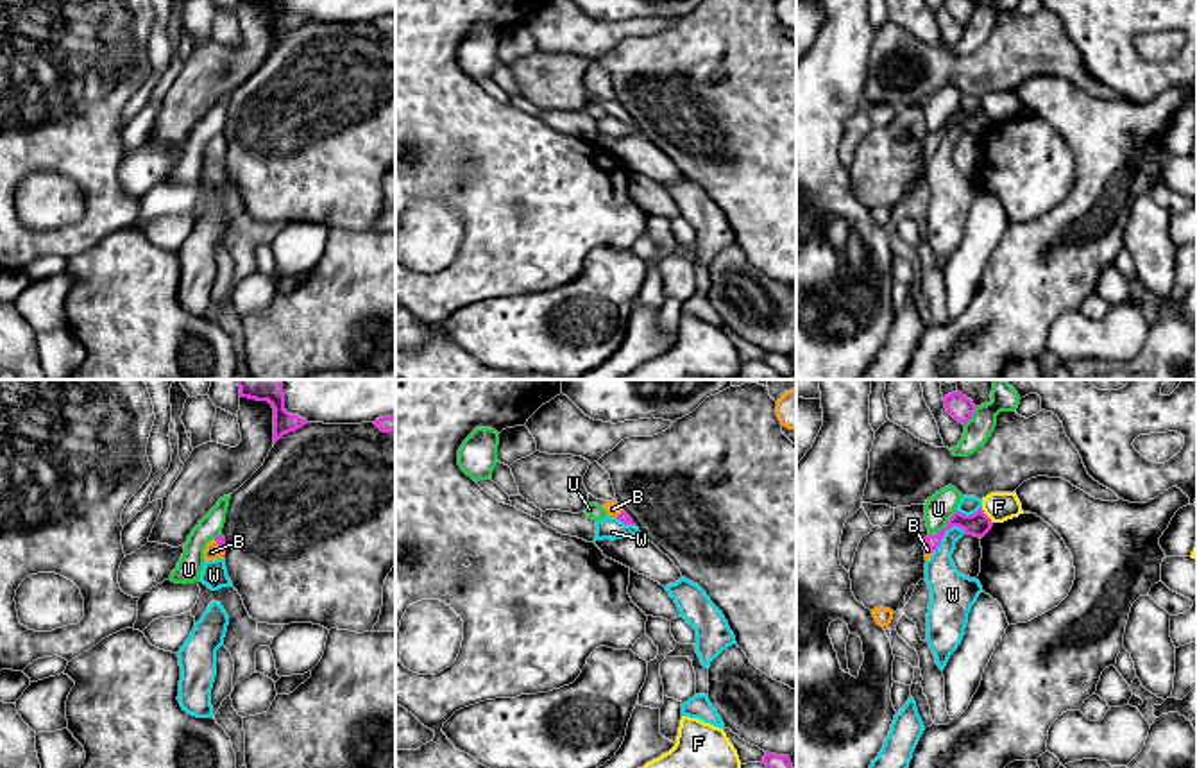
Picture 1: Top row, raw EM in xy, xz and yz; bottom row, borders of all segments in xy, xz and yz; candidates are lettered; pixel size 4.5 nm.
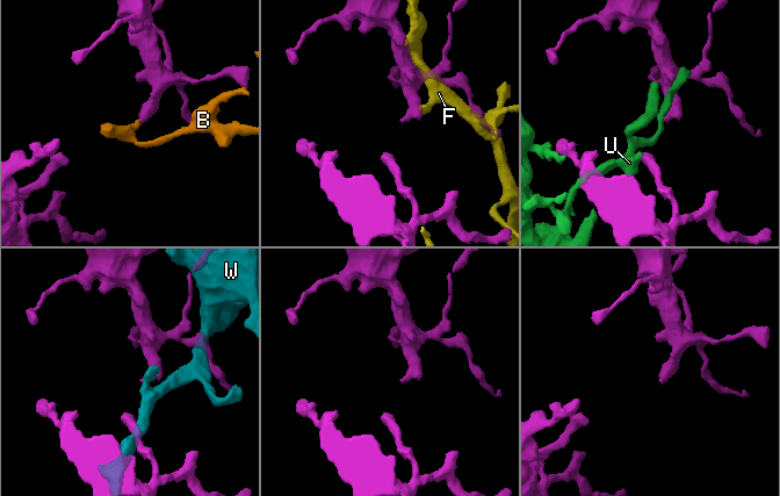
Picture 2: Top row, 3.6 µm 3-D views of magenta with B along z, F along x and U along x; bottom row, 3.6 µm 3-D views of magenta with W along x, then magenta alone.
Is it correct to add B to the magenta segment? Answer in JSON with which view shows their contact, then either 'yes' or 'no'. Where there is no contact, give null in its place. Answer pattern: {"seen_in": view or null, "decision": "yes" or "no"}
{"seen_in": "xy", "decision": "yes"}

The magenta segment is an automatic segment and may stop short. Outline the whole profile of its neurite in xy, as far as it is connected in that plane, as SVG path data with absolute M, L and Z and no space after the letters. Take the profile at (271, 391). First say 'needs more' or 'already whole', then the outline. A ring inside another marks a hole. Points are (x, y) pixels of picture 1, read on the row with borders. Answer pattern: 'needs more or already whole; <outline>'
already whole; M236 380L240 397L268 401L274 408L274 444L286 433L308 424L306 419L284 410L283 380Z

